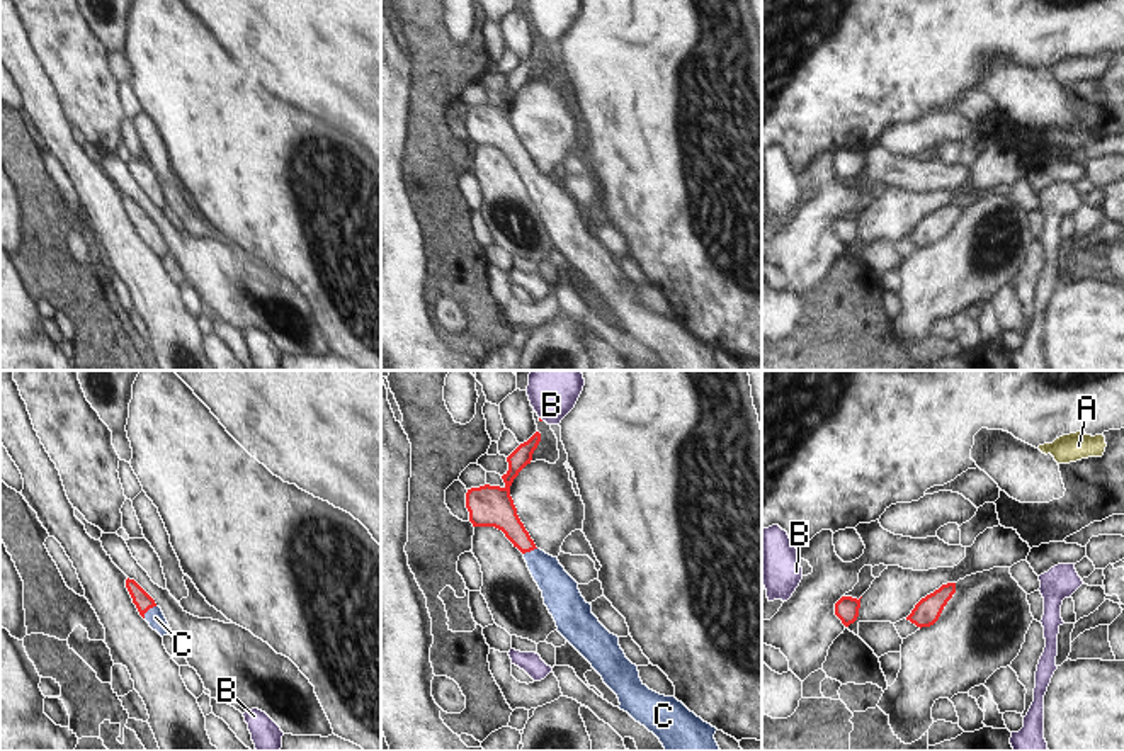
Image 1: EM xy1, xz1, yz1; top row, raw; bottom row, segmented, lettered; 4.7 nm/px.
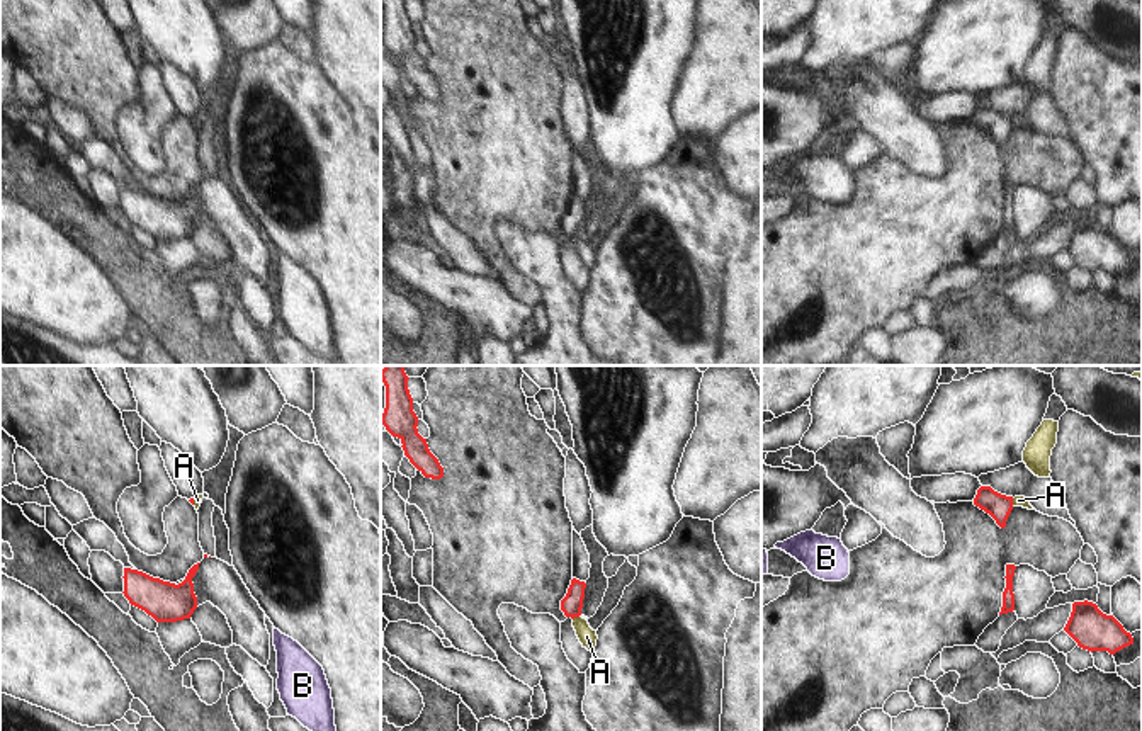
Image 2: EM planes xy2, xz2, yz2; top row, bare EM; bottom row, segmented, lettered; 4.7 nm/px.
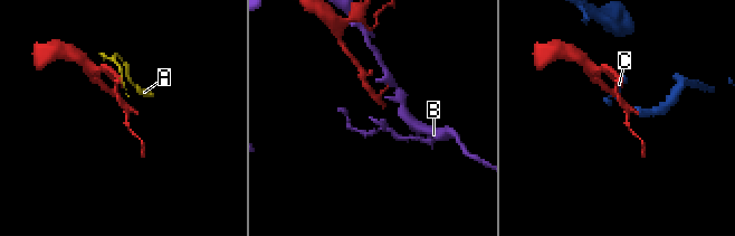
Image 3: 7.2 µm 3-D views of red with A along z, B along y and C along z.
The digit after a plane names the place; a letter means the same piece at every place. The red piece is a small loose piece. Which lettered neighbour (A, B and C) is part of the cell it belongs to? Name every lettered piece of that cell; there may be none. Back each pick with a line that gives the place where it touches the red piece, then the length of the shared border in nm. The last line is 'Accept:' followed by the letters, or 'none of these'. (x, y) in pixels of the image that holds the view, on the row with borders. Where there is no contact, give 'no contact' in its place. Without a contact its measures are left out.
C: meets red in xy1 at (148, 609); contact 90 nm long
Accept: C

